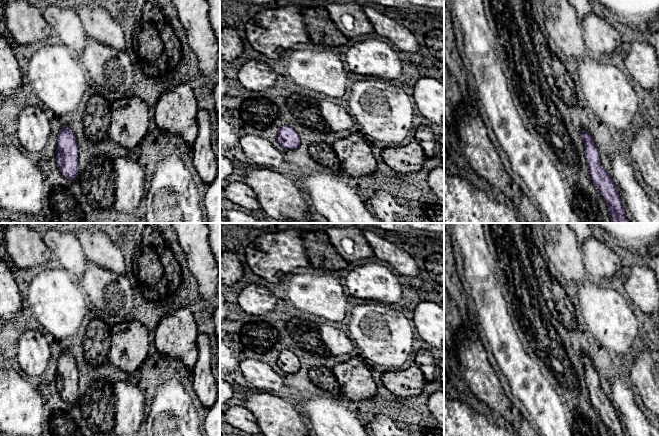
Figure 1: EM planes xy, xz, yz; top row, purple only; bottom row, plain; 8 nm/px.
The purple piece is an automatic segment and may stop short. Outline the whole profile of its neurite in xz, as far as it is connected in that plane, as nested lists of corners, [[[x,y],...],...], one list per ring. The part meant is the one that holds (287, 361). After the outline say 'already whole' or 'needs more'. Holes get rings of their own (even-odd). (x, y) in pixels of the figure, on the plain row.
[[[283,349],[278,355],[277,366],[285,373],[296,373],[300,369],[300,360],[288,349]]]; already whole

